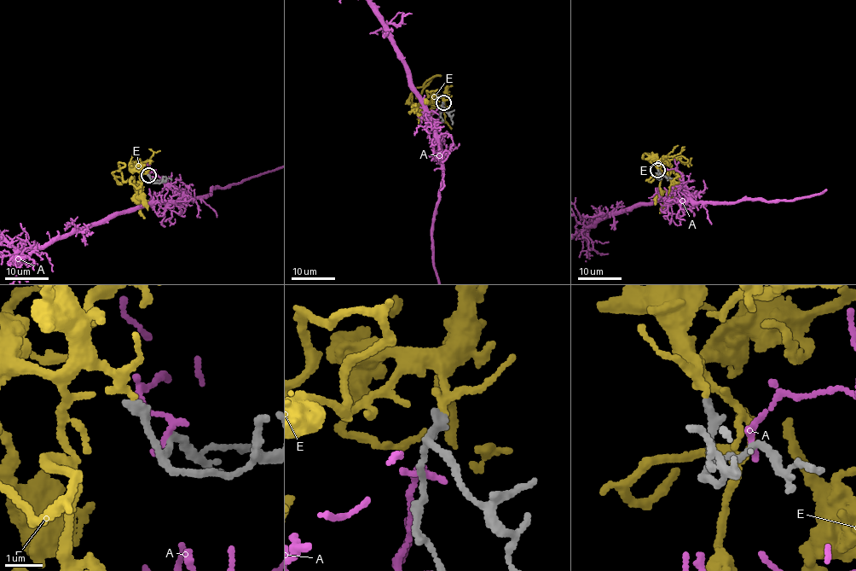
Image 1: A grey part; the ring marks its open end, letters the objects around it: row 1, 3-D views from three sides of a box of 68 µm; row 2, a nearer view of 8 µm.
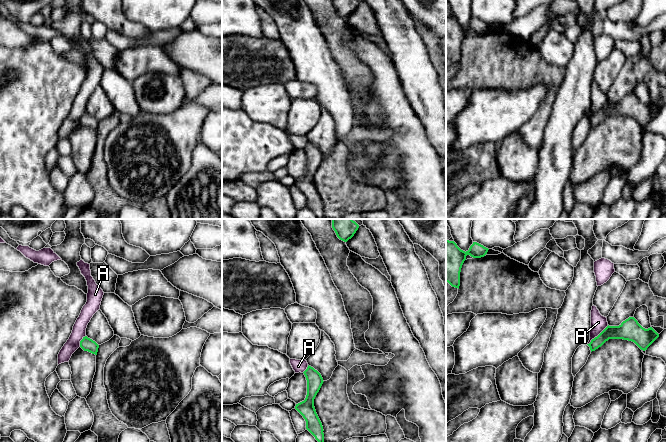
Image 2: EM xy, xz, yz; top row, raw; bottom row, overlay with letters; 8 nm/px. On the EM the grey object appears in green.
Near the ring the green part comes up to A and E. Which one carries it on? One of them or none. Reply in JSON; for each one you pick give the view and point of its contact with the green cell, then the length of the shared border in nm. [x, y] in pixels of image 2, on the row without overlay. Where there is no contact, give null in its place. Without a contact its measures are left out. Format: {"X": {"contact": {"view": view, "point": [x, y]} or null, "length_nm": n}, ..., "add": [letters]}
{"E": {"contact": null}, "add": ["E"]}

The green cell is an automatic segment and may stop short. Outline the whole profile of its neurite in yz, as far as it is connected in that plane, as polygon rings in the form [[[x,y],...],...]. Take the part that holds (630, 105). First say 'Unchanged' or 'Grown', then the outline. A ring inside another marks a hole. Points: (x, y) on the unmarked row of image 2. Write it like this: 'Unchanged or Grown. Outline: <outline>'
Unchanged. Outline: [[[629,93],[619,102],[607,102],[589,120],[591,128],[601,123],[609,115],[623,115],[634,118],[641,126],[647,124],[659,113],[652,104],[643,104],[634,93]]]

